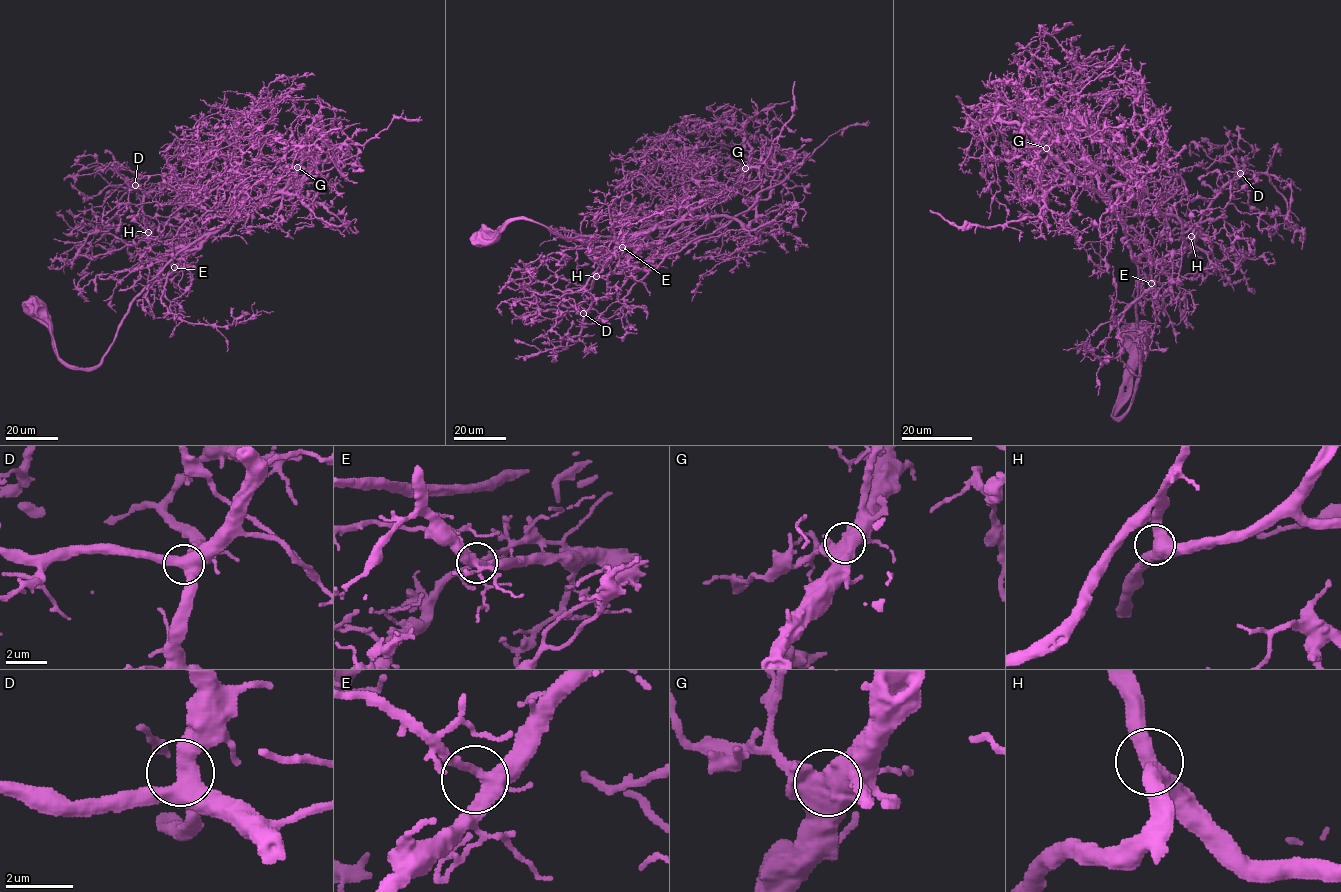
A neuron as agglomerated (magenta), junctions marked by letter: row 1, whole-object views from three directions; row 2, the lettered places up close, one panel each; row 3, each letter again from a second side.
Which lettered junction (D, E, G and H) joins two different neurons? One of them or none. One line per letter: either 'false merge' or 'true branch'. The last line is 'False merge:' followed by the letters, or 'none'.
D: true branch
E: true branch
G: true branch
H: true branch
False merge: none

